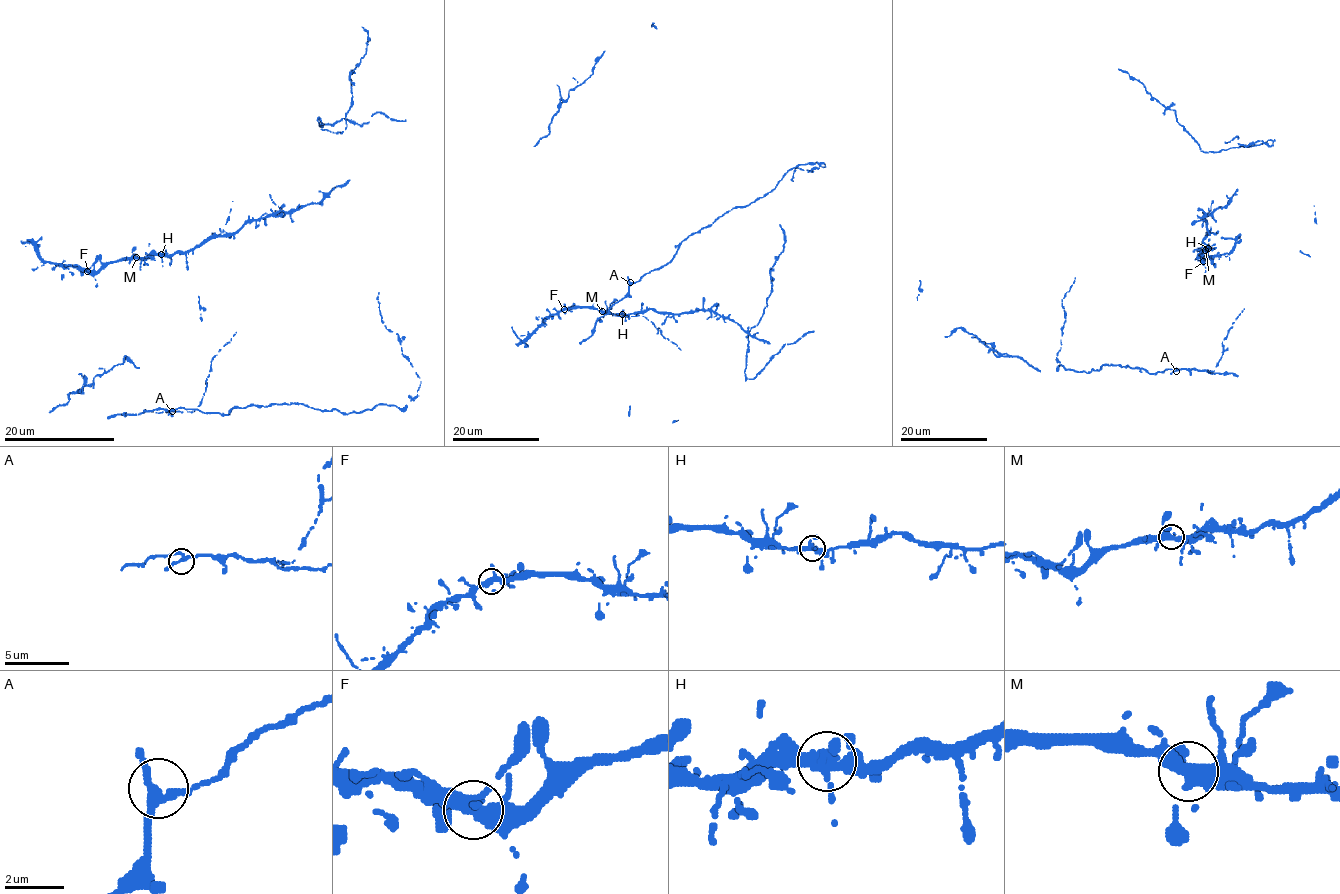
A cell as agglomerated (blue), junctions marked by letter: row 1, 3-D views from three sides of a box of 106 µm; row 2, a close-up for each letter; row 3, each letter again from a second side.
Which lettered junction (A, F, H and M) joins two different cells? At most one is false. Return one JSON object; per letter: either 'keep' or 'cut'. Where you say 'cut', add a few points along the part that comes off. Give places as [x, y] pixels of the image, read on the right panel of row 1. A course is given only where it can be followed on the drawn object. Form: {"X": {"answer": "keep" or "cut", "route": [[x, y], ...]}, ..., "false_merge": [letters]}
{"A": {"answer": "keep"}, "F": {"answer": "keep"}, "H": {"answer": "keep"}, "M": {"answer": "keep"}, "false_merge": []}

